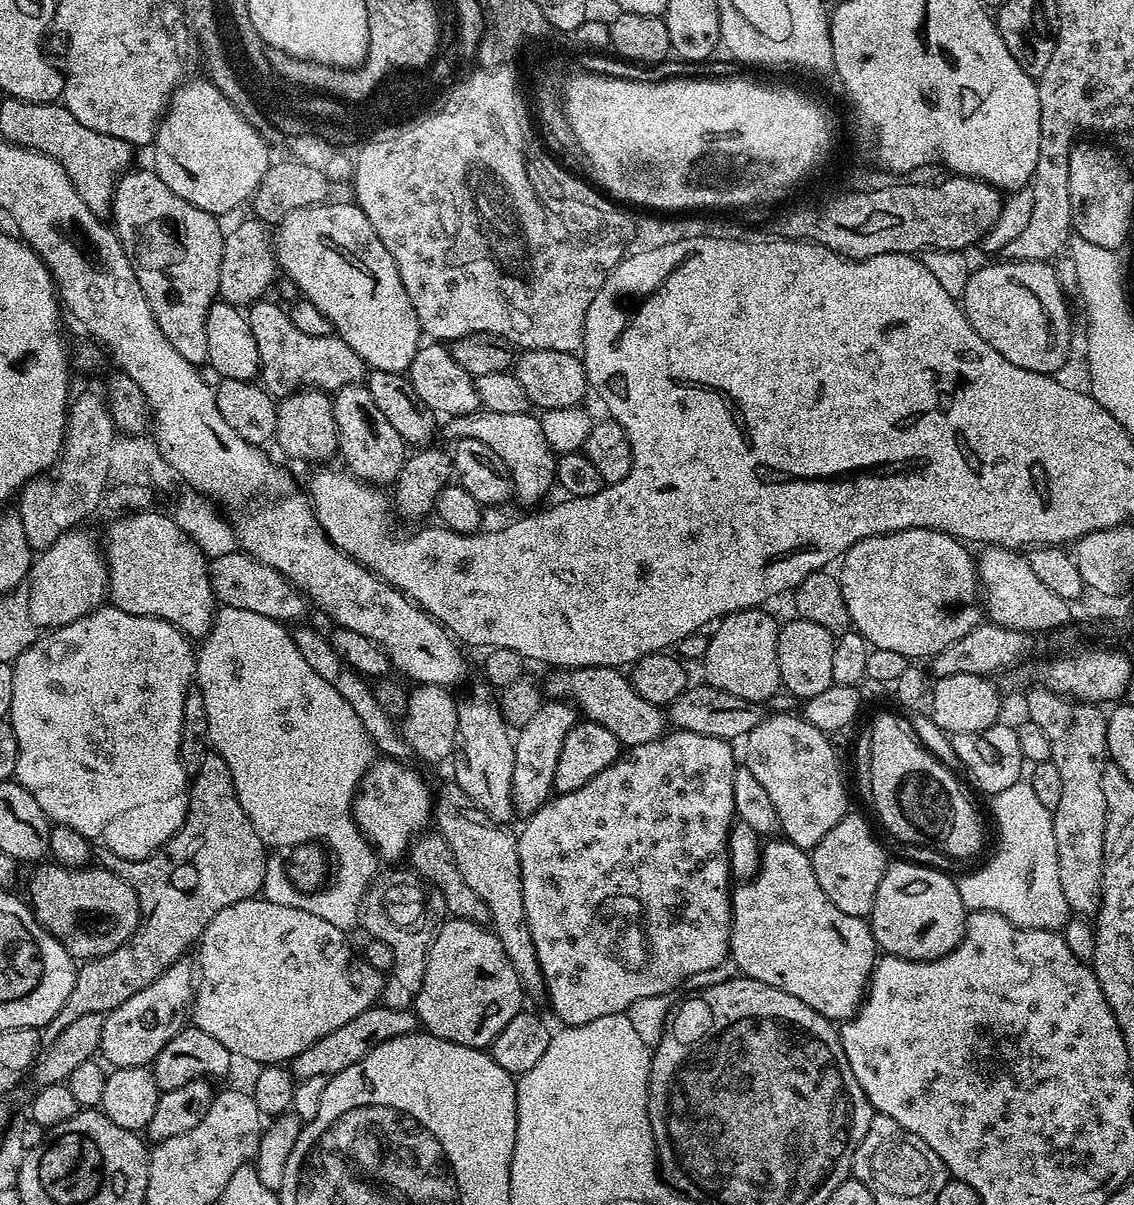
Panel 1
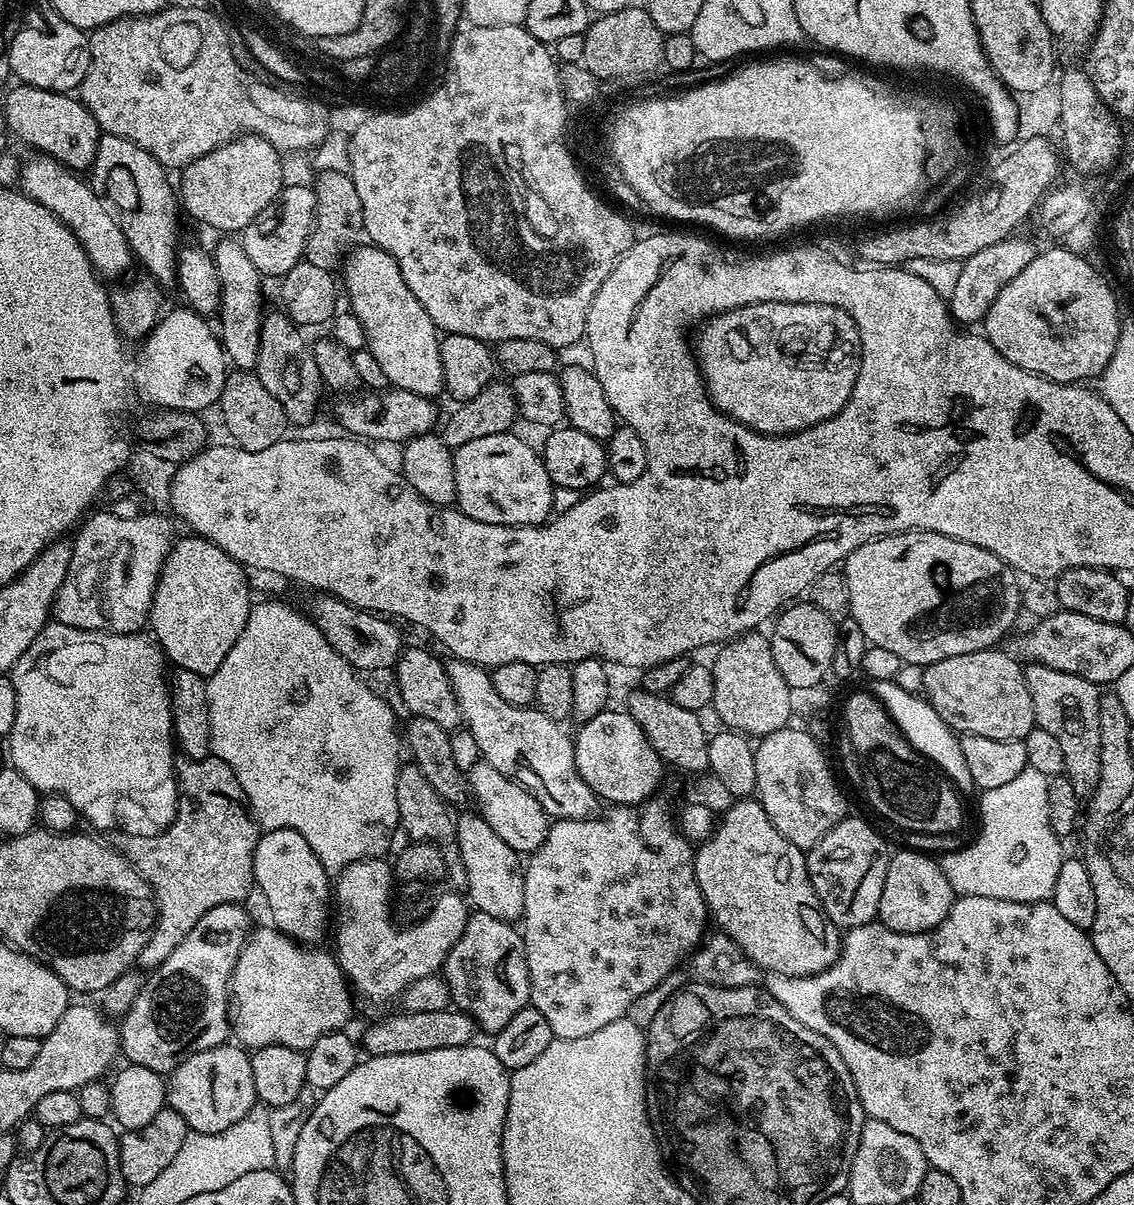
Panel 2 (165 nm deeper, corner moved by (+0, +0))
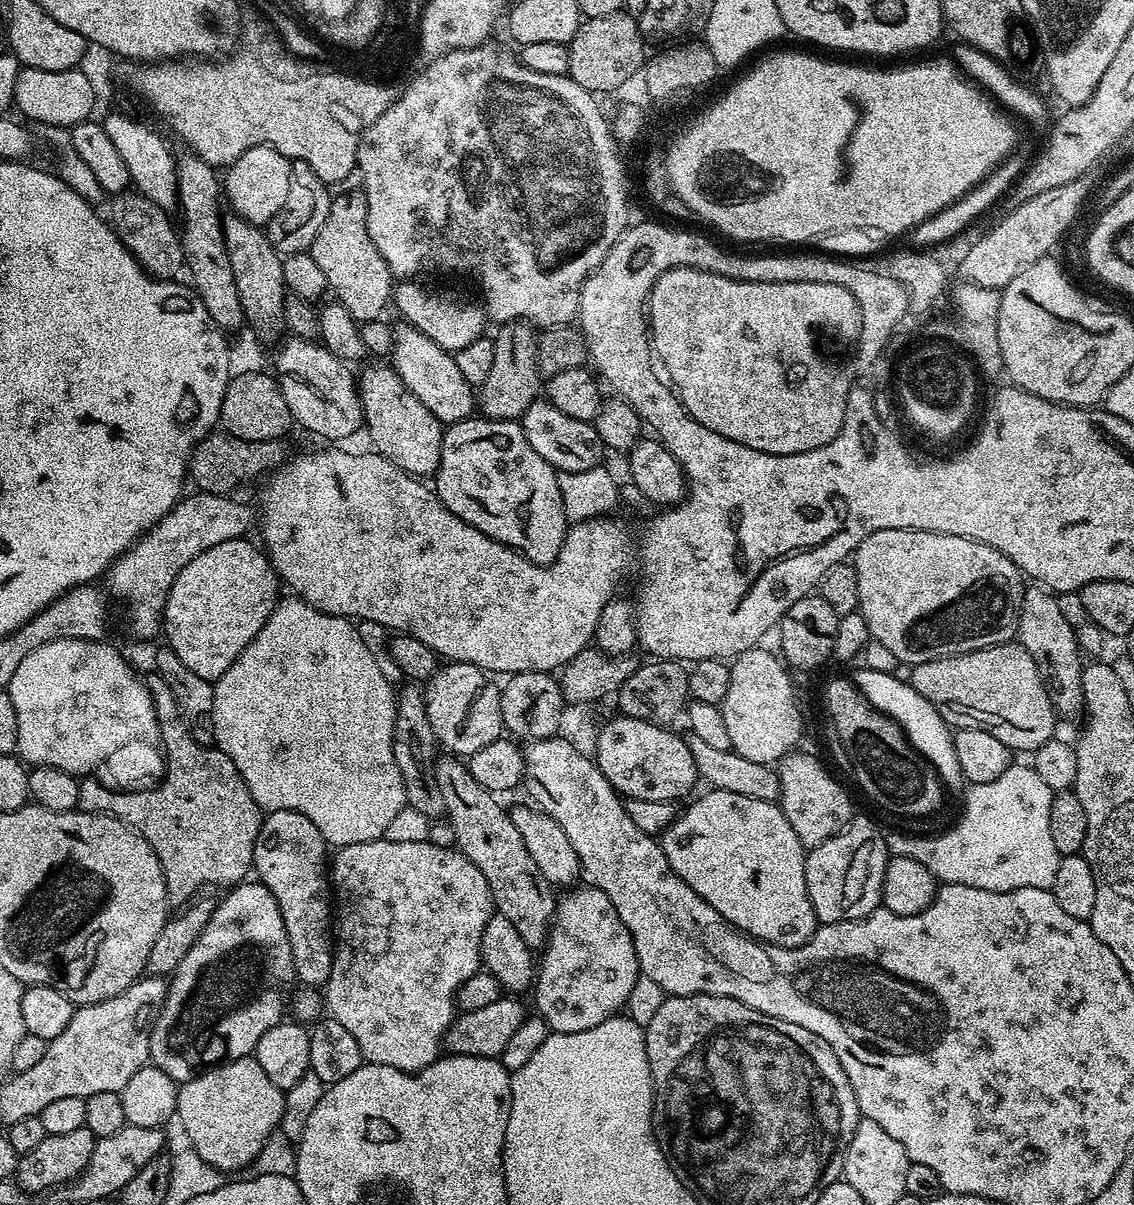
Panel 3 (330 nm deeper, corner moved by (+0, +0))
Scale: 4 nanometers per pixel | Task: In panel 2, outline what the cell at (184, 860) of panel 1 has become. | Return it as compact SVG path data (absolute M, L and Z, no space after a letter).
M211 754L201 760L185 759L183 763L184 765L179 765L178 768L179 804L176 808L176 817L174 817L172 824L169 825L164 832L156 833L153 836L130 836L127 834L120 834L117 835L117 840L114 840L116 851L121 852L124 857L136 867L138 874L142 874L144 881L152 887L152 895L156 902L156 926L152 929L146 946L142 946L142 954L138 961L139 967L144 970L154 970L162 962L166 962L166 958L170 958L170 954L174 954L178 942L182 942L182 938L186 938L186 934L190 934L190 930L194 930L194 926L198 923L198 918L202 918L202 914L214 910L214 906L240 904L247 898L248 891L253 891L254 888L252 867L254 866L255 847L258 846L262 832L256 821L252 819L249 809L245 807L248 803L248 799L242 790L242 786L238 782L238 778L234 774L234 770L230 770L230 766L226 766L226 762L222 762L219 758Z

